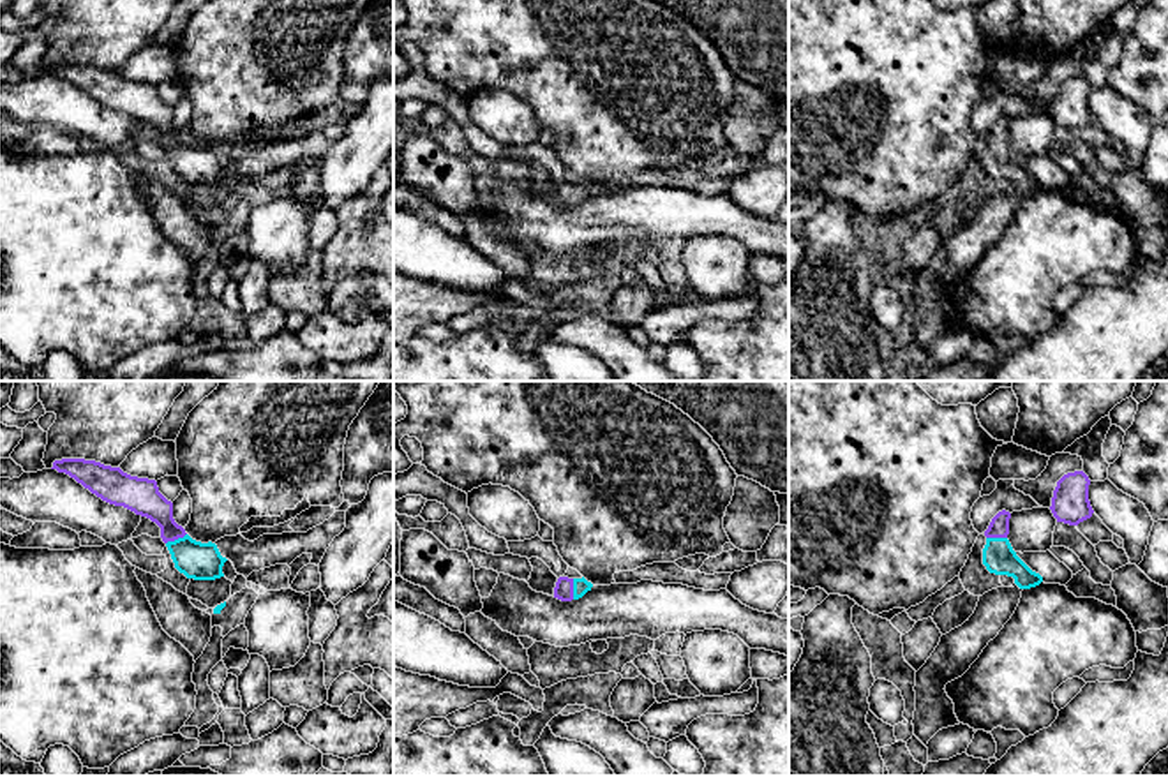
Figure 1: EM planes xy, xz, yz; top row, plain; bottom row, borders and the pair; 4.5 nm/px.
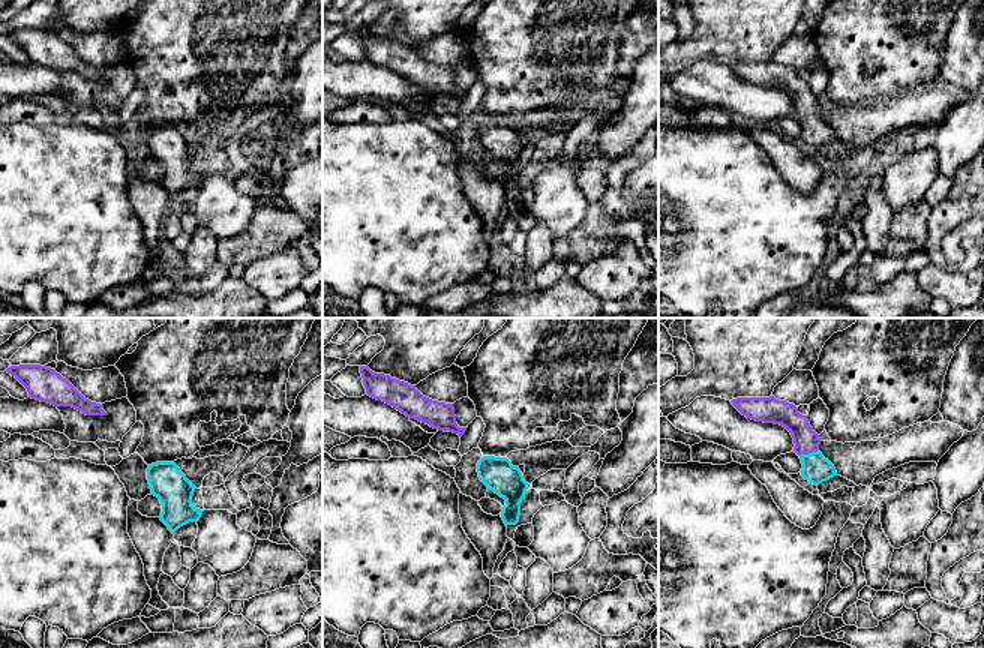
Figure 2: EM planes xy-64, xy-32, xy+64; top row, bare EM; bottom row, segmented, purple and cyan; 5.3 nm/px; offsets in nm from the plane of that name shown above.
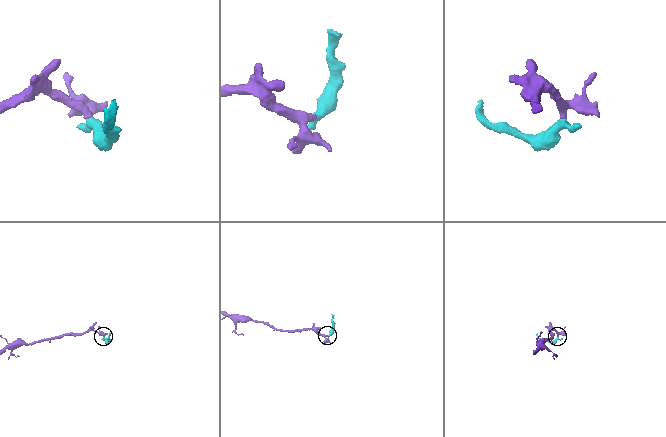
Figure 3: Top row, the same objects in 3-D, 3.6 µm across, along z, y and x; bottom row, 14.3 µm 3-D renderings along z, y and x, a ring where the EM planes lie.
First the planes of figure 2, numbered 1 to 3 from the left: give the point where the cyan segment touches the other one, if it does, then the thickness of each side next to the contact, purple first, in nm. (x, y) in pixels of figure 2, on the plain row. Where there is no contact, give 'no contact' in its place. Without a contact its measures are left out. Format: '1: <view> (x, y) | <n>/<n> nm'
1: no contact
2: no contact
3: xy+64 (807, 117) | 140/150 nm

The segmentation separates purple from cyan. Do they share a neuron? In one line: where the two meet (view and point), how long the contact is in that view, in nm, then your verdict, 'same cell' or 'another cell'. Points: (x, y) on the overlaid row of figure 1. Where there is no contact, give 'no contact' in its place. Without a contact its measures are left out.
meets purple in xy at (175, 538); contact 110 nm long; same cell

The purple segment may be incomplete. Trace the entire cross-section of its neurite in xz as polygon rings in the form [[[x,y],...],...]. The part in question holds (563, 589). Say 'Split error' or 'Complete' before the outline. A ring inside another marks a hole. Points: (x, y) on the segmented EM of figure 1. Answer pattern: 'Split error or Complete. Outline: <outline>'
Split error. Outline: [[[559,577],[554,587],[554,598],[561,601],[572,601],[582,598],[591,591],[593,584],[582,578]]]

